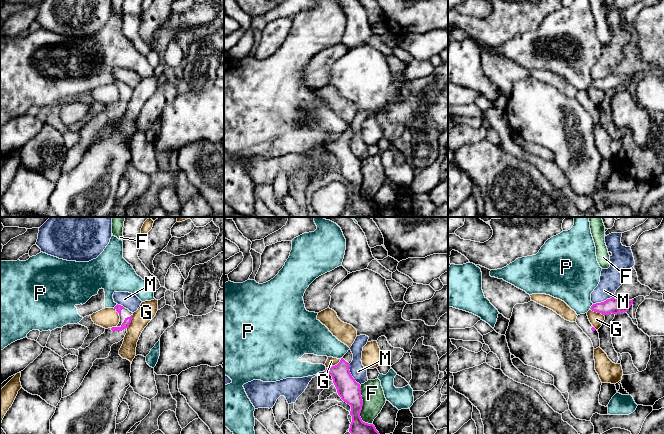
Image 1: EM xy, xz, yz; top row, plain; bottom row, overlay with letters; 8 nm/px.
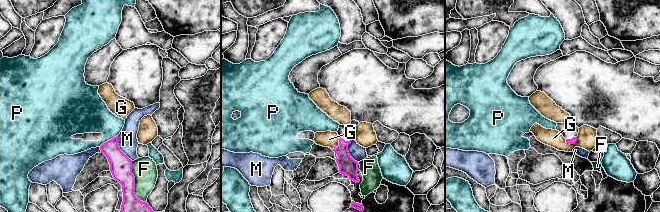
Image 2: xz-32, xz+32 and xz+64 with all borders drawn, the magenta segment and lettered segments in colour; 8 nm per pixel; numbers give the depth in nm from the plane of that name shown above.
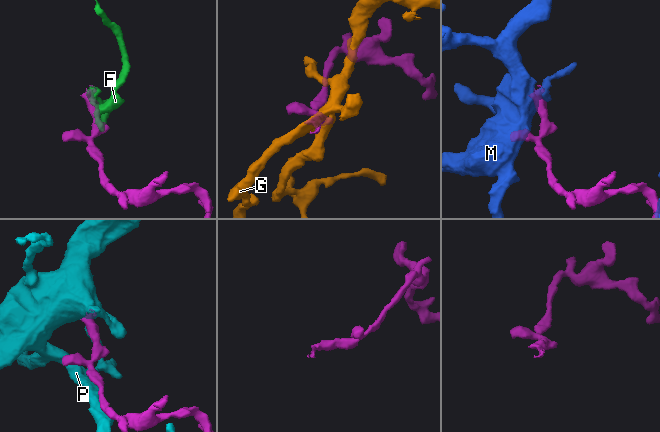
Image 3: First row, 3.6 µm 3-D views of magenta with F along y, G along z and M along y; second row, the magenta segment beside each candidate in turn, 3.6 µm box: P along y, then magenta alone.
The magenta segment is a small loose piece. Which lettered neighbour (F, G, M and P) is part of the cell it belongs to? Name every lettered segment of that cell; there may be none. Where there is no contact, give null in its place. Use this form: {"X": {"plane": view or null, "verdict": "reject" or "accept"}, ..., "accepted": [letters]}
{"F": {"plane": "xz", "verdict": "reject"}, "G": {"plane": "xz", "verdict": "reject"}, "M": {"plane": "xz", "verdict": "reject"}, "P": {"plane": "yz", "verdict": "reject"}, "accepted": []}

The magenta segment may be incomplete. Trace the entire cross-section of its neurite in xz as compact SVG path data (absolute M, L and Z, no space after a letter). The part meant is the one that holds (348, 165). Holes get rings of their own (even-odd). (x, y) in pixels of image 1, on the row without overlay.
M349 125L340 138L326 144L325 149L332 152L333 159L341 175L351 182L350 191L352 198L349 208L355 217L377 217L381 212L373 200L362 197L360 189L363 182L361 162L352 153L349 143L353 136L353 130Z

